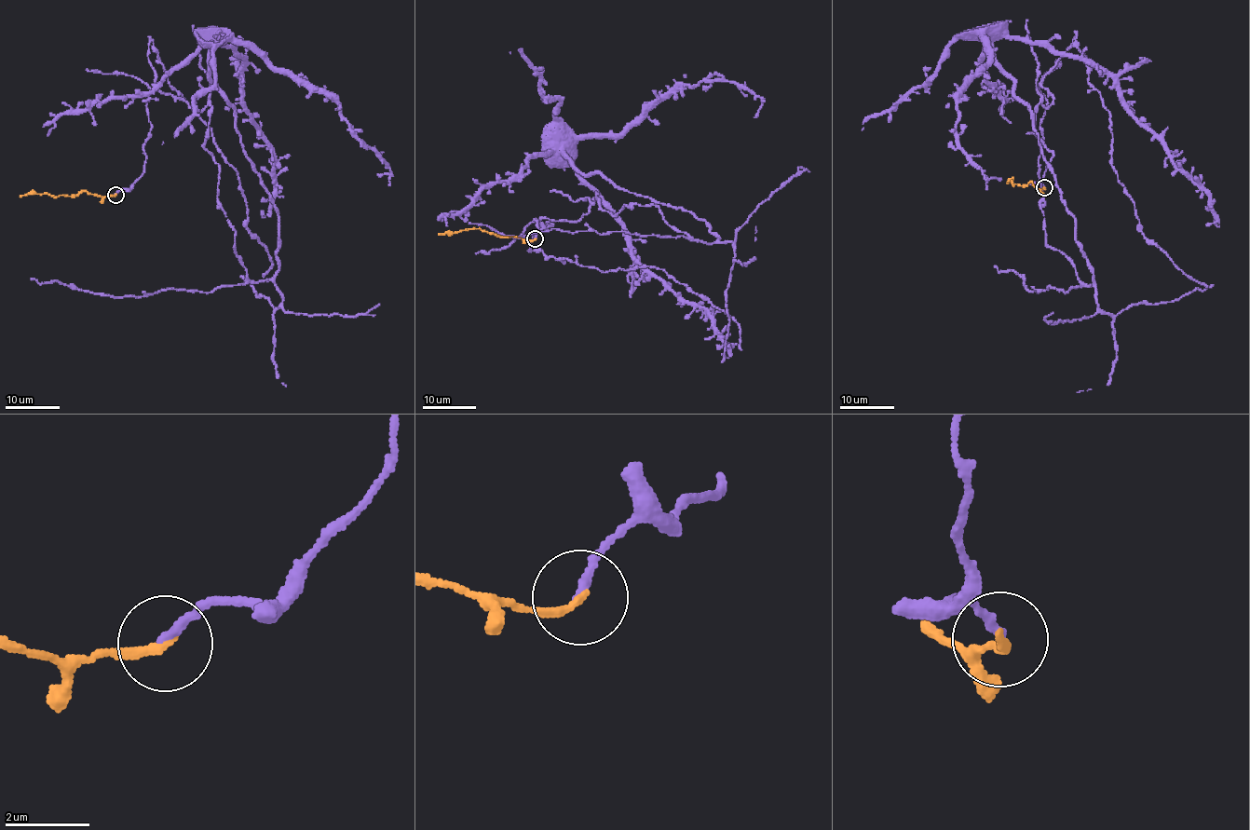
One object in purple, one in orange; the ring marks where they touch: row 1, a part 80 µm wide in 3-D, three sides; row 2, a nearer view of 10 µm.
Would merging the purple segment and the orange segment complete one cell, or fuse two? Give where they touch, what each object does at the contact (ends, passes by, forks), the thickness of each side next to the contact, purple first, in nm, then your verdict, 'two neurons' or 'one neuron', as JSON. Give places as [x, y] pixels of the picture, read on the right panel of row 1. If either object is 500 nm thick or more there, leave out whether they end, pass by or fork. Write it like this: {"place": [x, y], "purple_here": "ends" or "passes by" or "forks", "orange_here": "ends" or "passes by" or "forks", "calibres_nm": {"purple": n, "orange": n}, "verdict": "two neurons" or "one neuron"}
{"place": [1044, 187], "purple_here": "ends", "orange_here": "ends", "calibres_nm": {"purple": 220, "orange": 200}, "verdict": "one neuron"}

